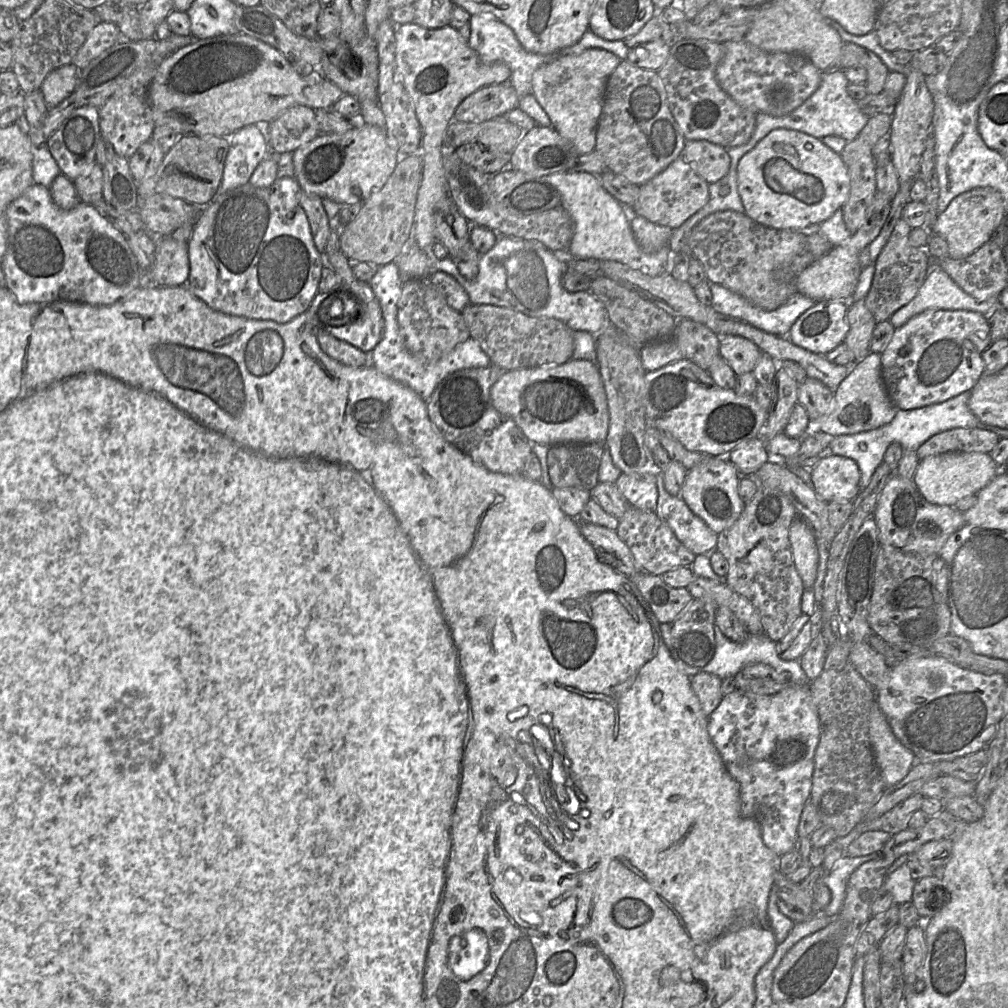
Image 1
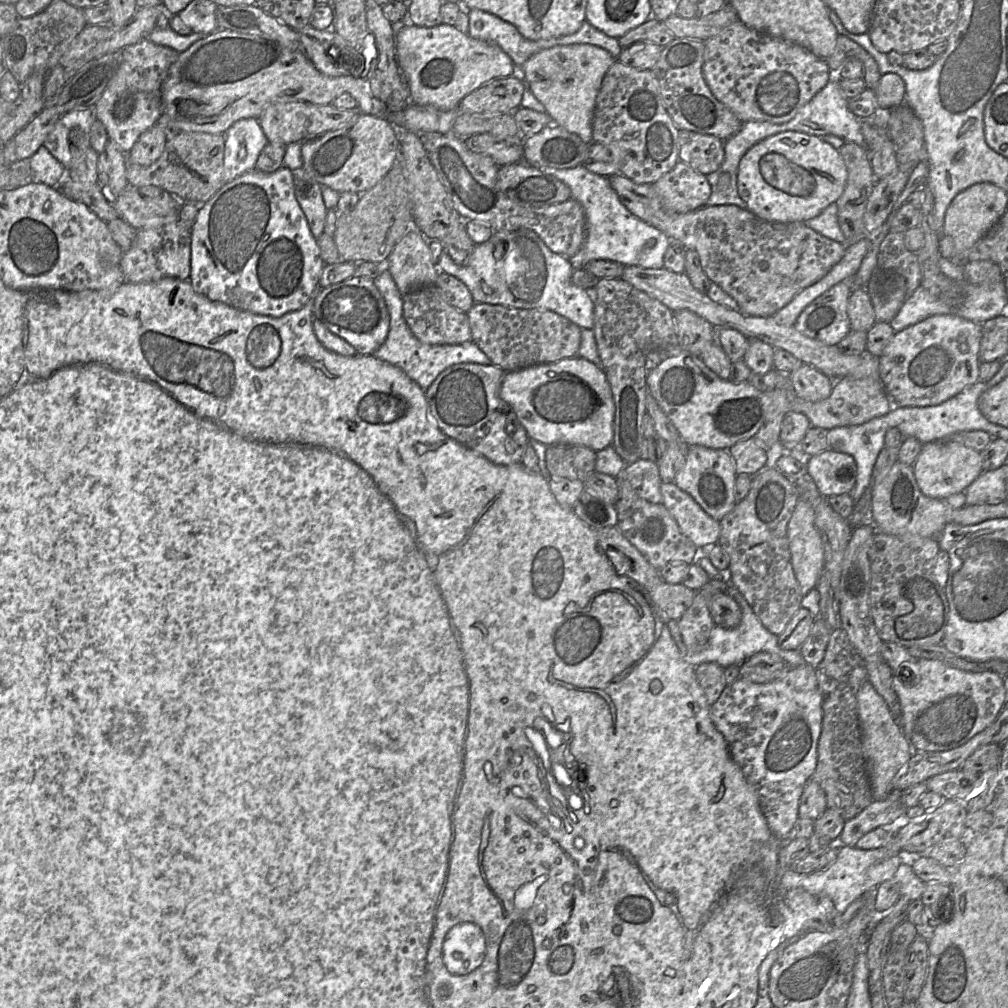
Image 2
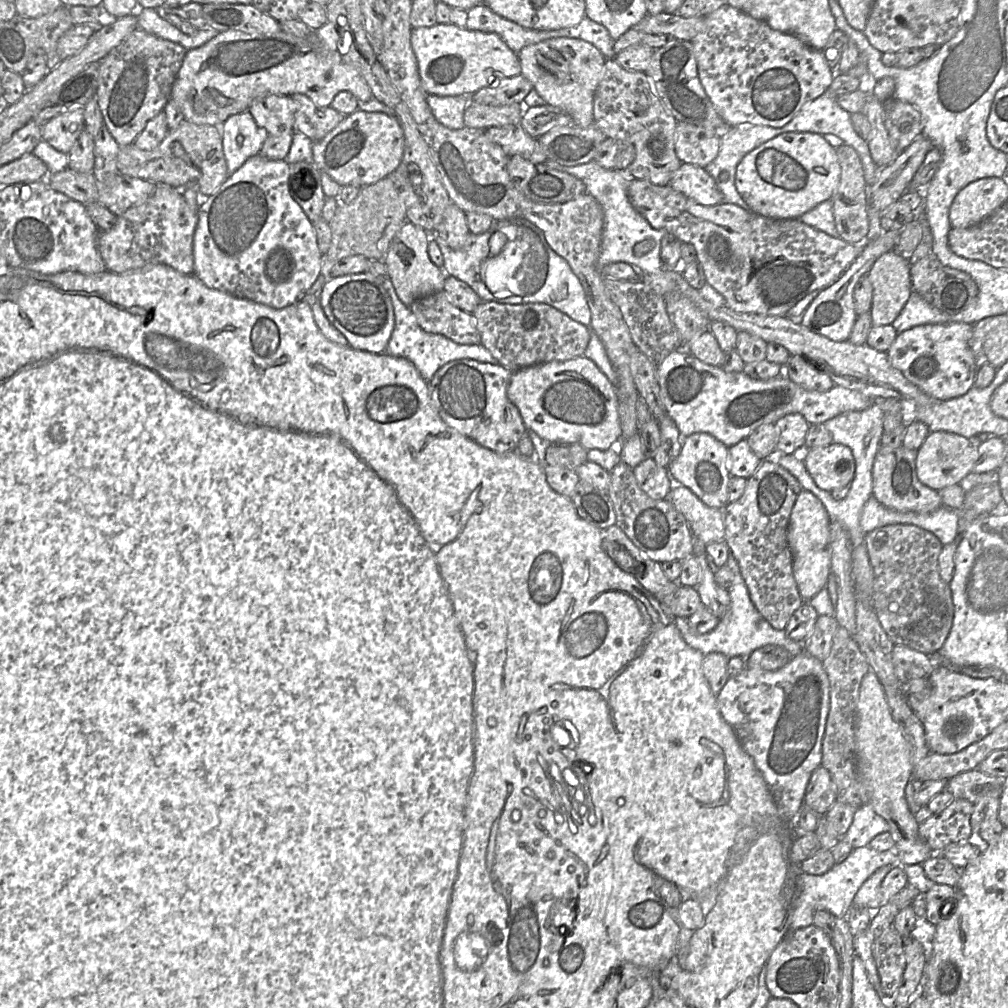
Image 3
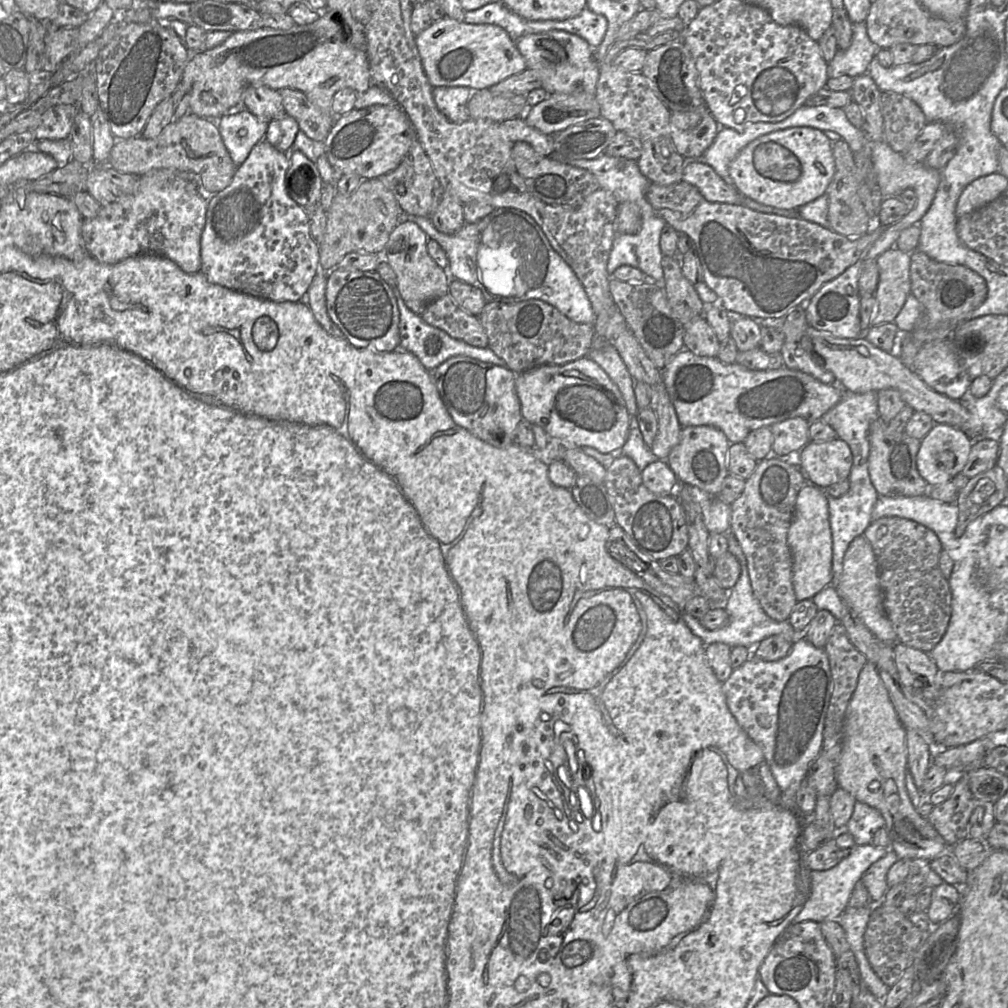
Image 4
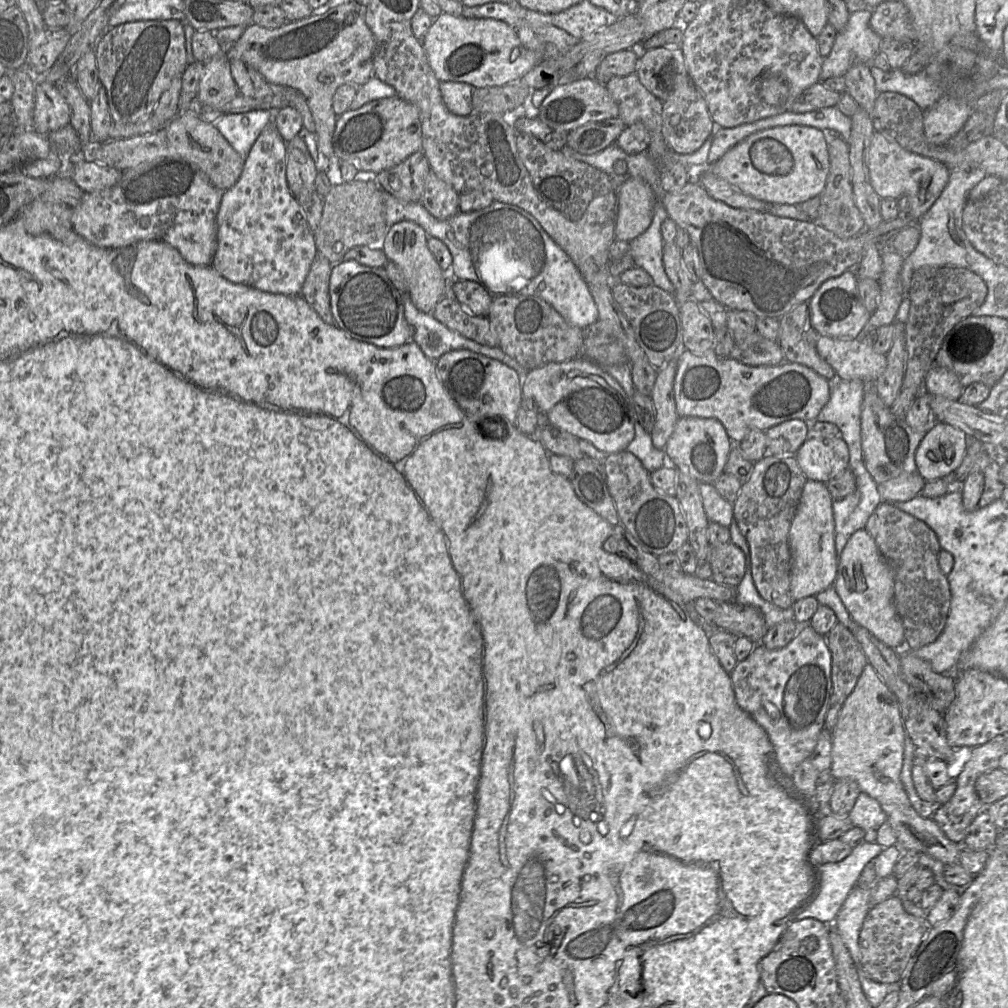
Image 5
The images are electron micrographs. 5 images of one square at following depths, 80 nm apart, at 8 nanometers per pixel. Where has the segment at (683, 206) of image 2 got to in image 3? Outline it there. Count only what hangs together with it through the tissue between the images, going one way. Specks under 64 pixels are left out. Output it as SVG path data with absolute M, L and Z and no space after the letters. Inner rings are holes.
M682 163L669 184L674 190L704 206L723 203L723 195L705 168Z

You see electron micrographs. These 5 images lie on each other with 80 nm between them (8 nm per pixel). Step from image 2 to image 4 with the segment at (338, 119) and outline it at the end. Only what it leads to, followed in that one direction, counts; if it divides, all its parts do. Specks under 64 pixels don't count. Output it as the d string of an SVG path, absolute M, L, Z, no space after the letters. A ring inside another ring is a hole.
M283 88L278 93L287 114L298 122L299 130L313 141L321 142L327 138L336 121L336 115L322 111L299 90Z

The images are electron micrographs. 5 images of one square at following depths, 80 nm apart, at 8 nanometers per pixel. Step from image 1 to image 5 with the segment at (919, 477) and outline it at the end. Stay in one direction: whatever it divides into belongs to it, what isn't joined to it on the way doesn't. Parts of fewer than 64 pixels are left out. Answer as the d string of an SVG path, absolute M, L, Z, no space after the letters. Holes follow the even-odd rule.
M936 422L916 450L917 472L926 481L942 479L962 464L966 451L965 432L950 424Z

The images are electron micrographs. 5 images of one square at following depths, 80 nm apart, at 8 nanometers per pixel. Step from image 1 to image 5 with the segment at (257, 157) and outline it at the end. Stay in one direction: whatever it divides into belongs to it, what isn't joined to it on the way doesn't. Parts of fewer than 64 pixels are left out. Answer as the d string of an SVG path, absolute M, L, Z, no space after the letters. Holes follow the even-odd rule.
M270 110L225 114L214 125L233 149L246 159L263 129L274 119L274 115L275 111Z

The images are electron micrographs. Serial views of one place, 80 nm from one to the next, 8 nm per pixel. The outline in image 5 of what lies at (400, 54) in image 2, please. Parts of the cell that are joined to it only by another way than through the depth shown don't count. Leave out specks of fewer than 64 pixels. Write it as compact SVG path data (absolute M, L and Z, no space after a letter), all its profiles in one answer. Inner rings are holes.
M441 13L422 40L428 63L440 82L465 82L474 88L518 82L543 60L543 53L525 48L516 30L495 19L473 19Z

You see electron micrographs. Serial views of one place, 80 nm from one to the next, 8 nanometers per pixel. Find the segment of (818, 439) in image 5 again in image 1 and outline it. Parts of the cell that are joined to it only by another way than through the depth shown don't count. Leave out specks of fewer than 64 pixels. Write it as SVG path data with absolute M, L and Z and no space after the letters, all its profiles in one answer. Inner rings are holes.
M839 455L821 458L811 469L812 487L825 502L853 501L861 491L860 471L857 463Z

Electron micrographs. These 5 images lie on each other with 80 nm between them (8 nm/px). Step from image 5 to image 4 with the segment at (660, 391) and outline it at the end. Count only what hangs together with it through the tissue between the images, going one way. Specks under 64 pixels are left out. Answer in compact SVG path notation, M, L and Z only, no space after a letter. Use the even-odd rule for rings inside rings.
M666 389L659 394L652 392L651 407L658 422L658 431L651 450L659 460L666 460L672 448L679 442L682 427Z

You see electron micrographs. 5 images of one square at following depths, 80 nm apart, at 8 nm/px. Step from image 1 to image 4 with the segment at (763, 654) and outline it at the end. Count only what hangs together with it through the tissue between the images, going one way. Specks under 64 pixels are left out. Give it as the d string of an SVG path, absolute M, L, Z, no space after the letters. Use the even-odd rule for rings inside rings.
M741 564L740 568L740 576L736 584L728 592L728 601L724 608L728 614L727 624L717 630L708 630L700 624L697 618L682 612L683 620L692 633L698 636L706 646L715 642L727 644L731 648L735 646L744 646L749 649L750 655L757 649L759 642L769 636L782 635L786 640L792 643L803 636L803 633L798 633L794 630L788 619L781 622L775 621L765 613L753 594L748 568L742 569Z

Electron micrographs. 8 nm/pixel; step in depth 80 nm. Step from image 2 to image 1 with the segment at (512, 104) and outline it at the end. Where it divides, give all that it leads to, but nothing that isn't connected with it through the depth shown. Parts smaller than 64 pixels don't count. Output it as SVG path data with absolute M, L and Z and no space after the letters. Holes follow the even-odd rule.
M508 81L485 86L459 104L453 119L460 122L492 120L518 107L519 100L515 88Z

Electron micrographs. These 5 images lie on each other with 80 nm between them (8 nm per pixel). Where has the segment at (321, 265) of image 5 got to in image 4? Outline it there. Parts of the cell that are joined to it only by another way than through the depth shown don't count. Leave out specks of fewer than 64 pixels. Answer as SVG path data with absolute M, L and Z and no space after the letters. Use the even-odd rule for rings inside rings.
M321 268L317 269L317 273L310 284L305 296L305 302L311 309L317 322L323 329L333 337L345 338L342 331L330 319L326 305L326 286L328 273Z

